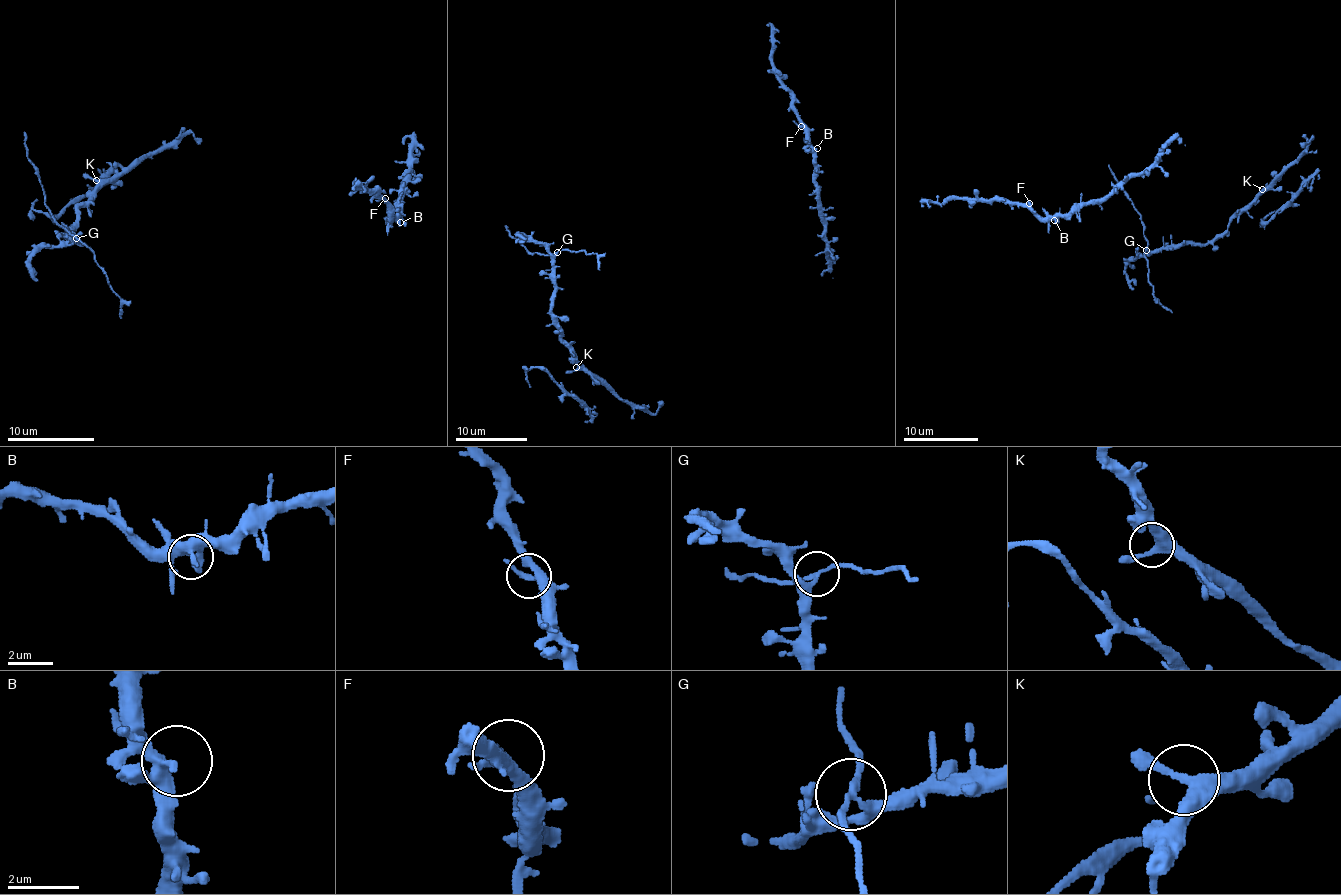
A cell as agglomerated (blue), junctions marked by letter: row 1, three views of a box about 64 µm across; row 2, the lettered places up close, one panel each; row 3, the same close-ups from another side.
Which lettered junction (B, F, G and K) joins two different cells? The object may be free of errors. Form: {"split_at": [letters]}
{"split_at": ["G"]}

